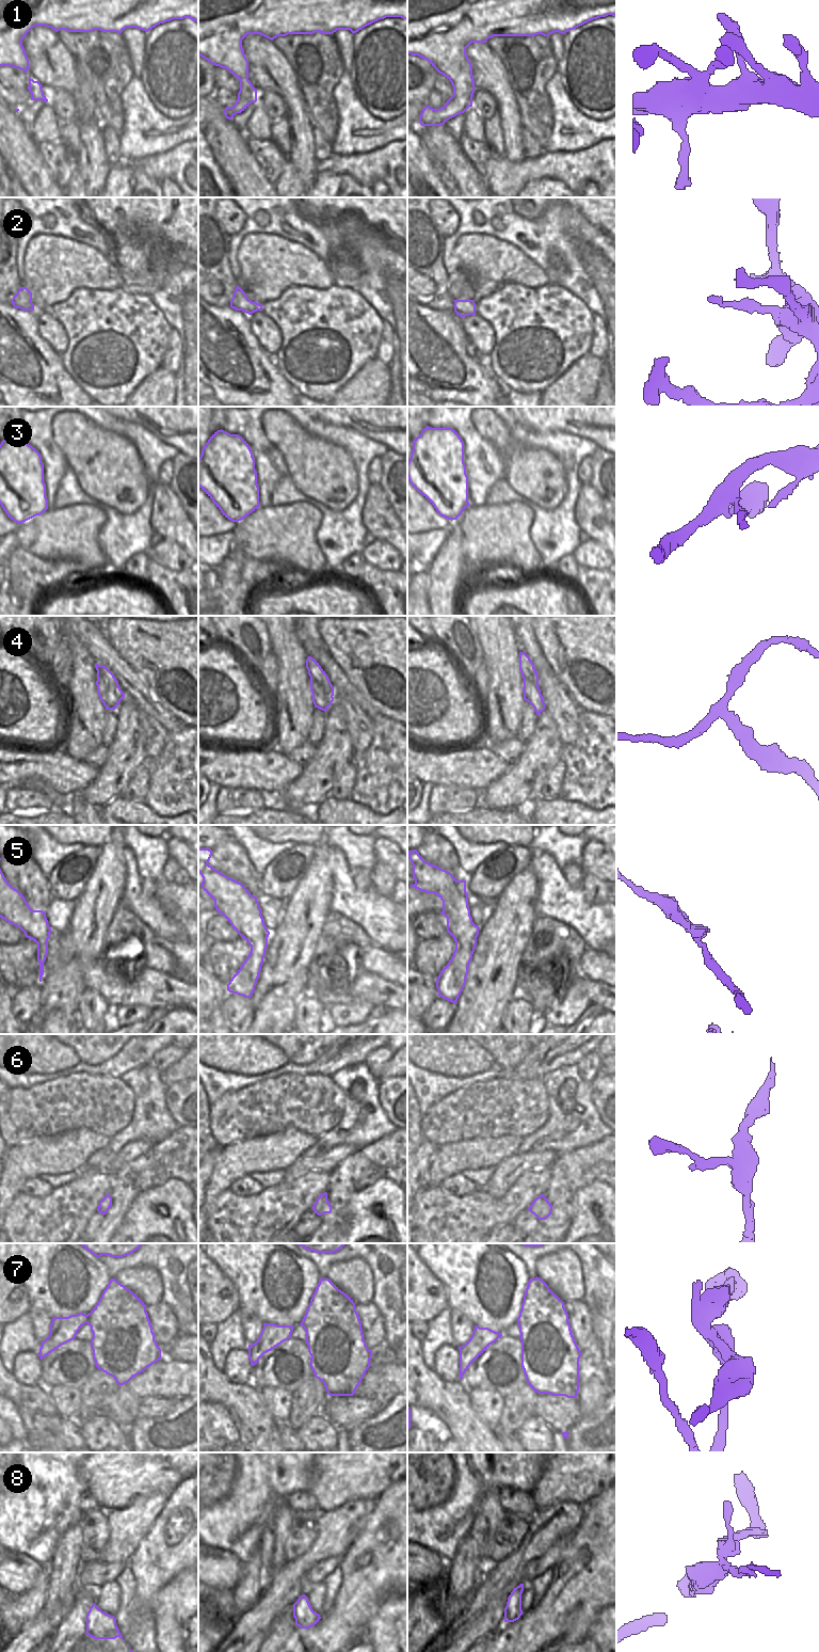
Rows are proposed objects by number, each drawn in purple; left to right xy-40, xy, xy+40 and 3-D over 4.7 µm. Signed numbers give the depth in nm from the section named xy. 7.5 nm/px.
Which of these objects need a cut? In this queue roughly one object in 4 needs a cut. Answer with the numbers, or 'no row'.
4, 7, 8

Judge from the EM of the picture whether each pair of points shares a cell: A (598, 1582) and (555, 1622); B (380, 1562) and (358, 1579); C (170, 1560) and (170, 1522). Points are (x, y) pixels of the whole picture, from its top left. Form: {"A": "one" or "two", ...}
{"A": "one", "B": "one", "C": "one"}

